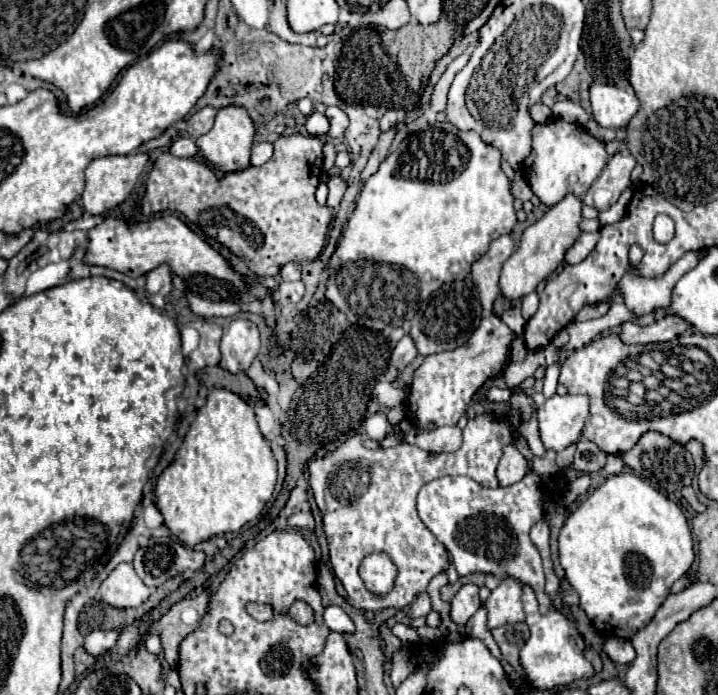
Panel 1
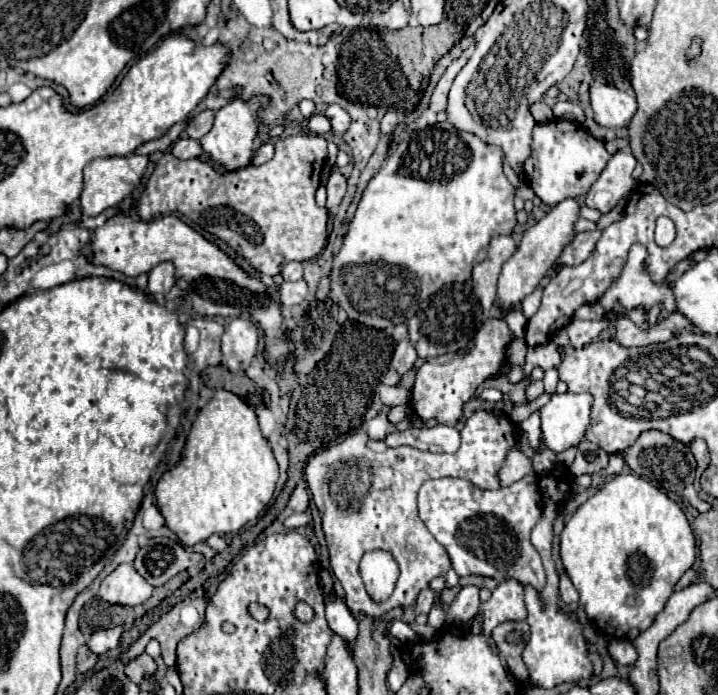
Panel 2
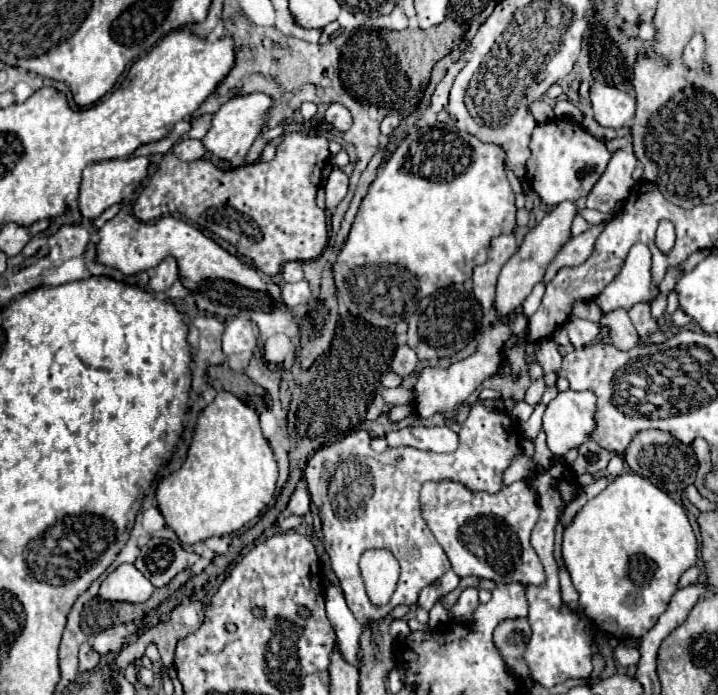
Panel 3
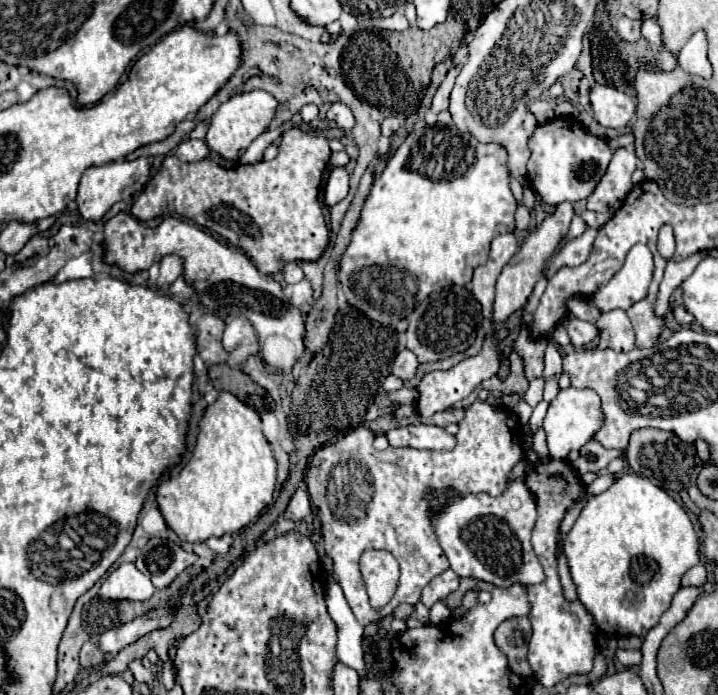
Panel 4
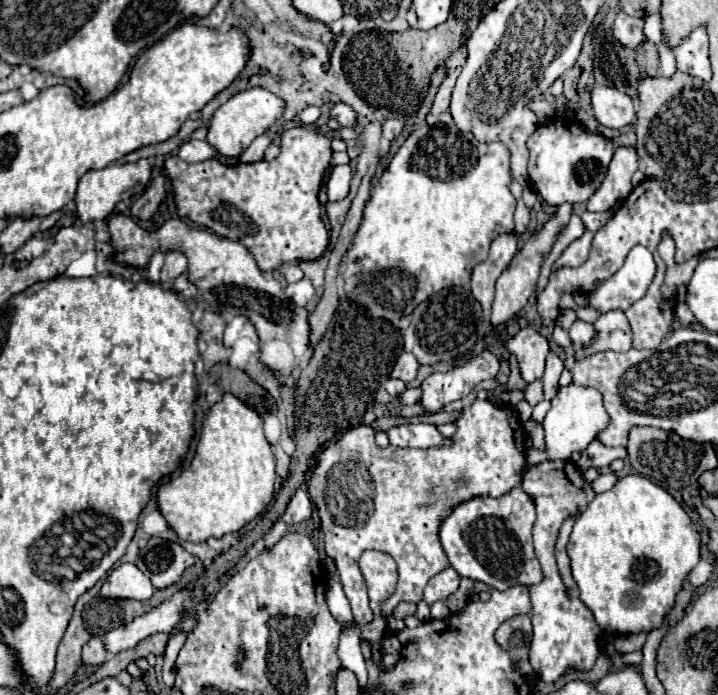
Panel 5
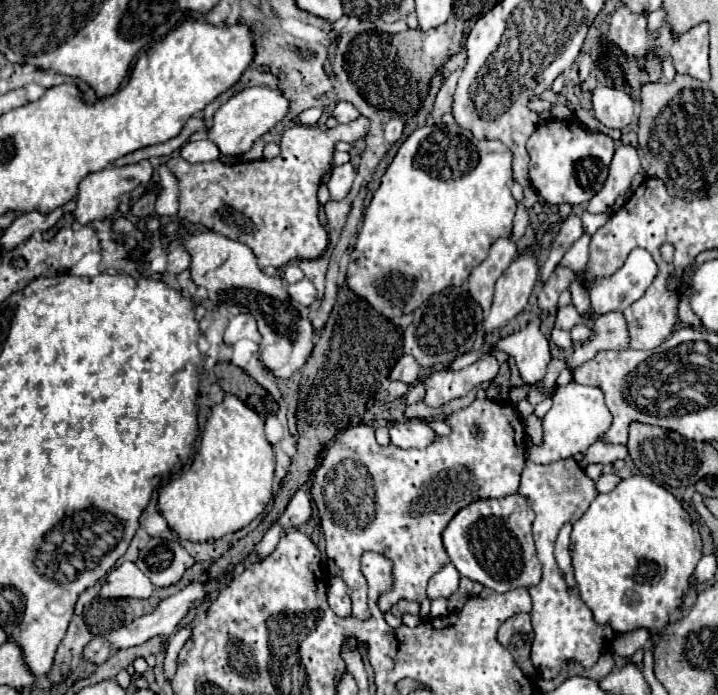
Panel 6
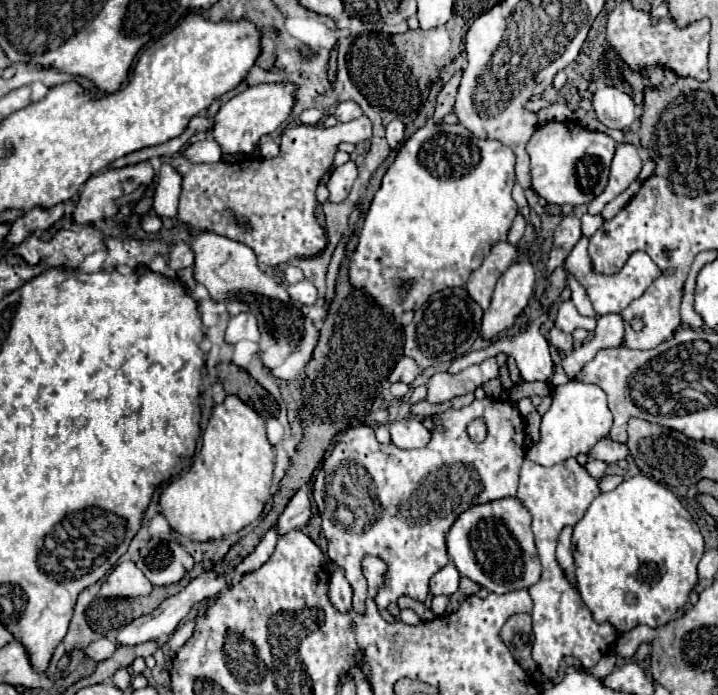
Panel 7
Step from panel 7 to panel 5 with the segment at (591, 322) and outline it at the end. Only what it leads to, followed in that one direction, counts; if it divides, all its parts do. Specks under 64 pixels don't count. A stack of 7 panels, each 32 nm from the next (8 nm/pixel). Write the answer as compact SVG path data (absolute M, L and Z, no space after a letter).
M564 308L564 310L560 310L560 316L558 316L558 320L556 320L556 326L568 330L576 320L578 320L576 312L574 312L572 308Z

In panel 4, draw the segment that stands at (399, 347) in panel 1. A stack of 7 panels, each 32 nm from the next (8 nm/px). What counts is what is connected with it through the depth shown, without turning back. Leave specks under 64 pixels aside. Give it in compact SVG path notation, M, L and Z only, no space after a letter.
M400 350L396 360L394 360L394 366L392 366L392 374L402 378L402 380L412 380L416 376L416 368L418 368L418 360L416 356L410 352L410 350Z

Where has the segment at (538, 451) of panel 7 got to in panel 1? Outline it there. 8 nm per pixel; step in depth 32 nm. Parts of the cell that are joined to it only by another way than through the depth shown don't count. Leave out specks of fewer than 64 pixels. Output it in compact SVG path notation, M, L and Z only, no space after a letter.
M554 394L538 408L540 438L546 450L562 452L570 444L576 444L582 436L588 418L588 396L580 394Z

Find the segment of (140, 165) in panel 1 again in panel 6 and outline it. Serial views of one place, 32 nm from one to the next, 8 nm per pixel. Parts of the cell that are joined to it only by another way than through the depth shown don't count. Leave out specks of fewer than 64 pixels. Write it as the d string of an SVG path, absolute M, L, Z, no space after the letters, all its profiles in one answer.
M142 160L138 164L130 164L130 166L108 166L100 172L88 174L82 182L80 182L80 190L78 190L78 200L76 200L76 212L74 218L80 224L90 224L94 220L104 220L110 218L120 204L120 196L124 196L126 192L132 192L134 188L138 188L140 184L150 184L152 180L152 164L148 160Z

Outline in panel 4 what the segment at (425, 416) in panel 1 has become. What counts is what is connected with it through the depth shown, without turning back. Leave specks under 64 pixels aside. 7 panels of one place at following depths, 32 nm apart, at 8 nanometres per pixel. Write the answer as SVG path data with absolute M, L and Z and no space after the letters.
M498 330L490 340L484 340L484 346L480 350L478 356L472 356L472 358L466 358L462 362L458 362L454 368L446 370L446 372L440 372L440 370L434 370L434 372L428 372L420 384L418 384L418 390L420 390L420 398L418 398L418 410L420 410L420 416L432 416L434 412L442 412L446 410L448 406L452 406L454 402L458 400L464 400L482 380L488 380L492 376L496 376L498 372L498 366L500 366L500 360L498 360L498 354L496 354L496 342L500 342L504 338L504 334L508 334L508 330Z

